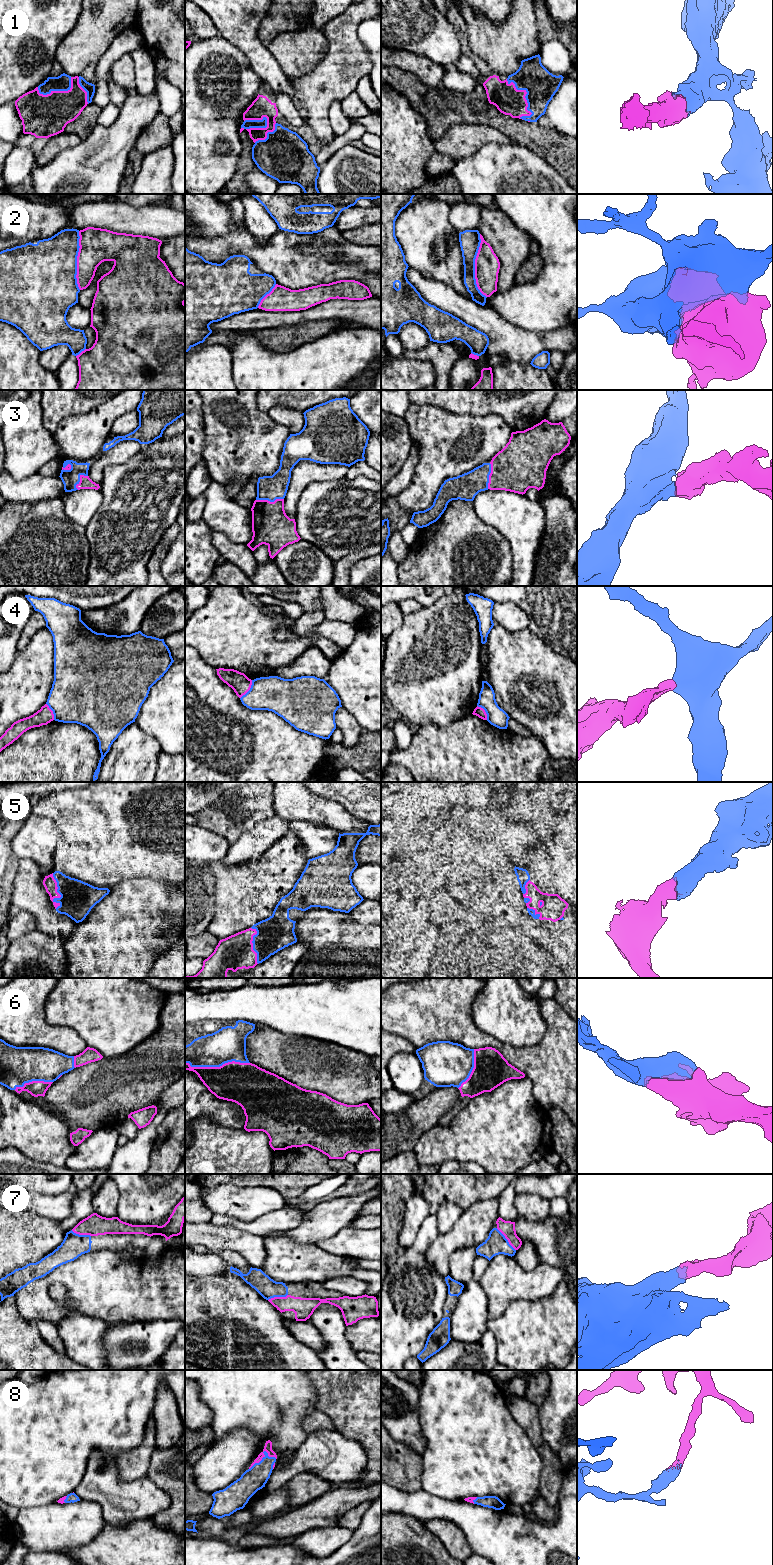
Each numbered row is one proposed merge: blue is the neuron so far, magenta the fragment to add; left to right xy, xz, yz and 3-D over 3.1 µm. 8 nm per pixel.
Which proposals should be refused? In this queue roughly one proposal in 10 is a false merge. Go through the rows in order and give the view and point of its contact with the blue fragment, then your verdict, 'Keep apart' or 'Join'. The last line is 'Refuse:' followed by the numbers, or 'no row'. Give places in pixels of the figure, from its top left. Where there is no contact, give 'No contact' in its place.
1: Touches blue at yz (527, 93). Join
2: Touches blue at yz (474, 266). Join
3: Touches blue at xz (269, 500). Join
4: Touches blue at xz (250, 689). Keep apart
5: Touches blue at xy (59, 893). Join
6: Touches blue at xz (217, 1066). Join
7: Touches blue at yz (506, 1239). Join
8: Touches blue at xz (264, 1454). Join
Refuse: 4

